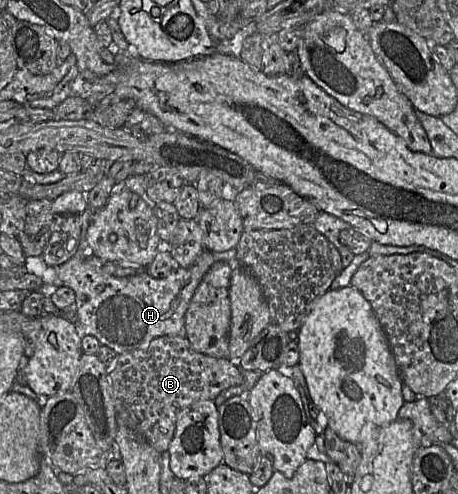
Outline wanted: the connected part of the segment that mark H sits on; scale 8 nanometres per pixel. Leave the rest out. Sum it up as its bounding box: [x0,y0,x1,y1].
[26,206,230,355]

